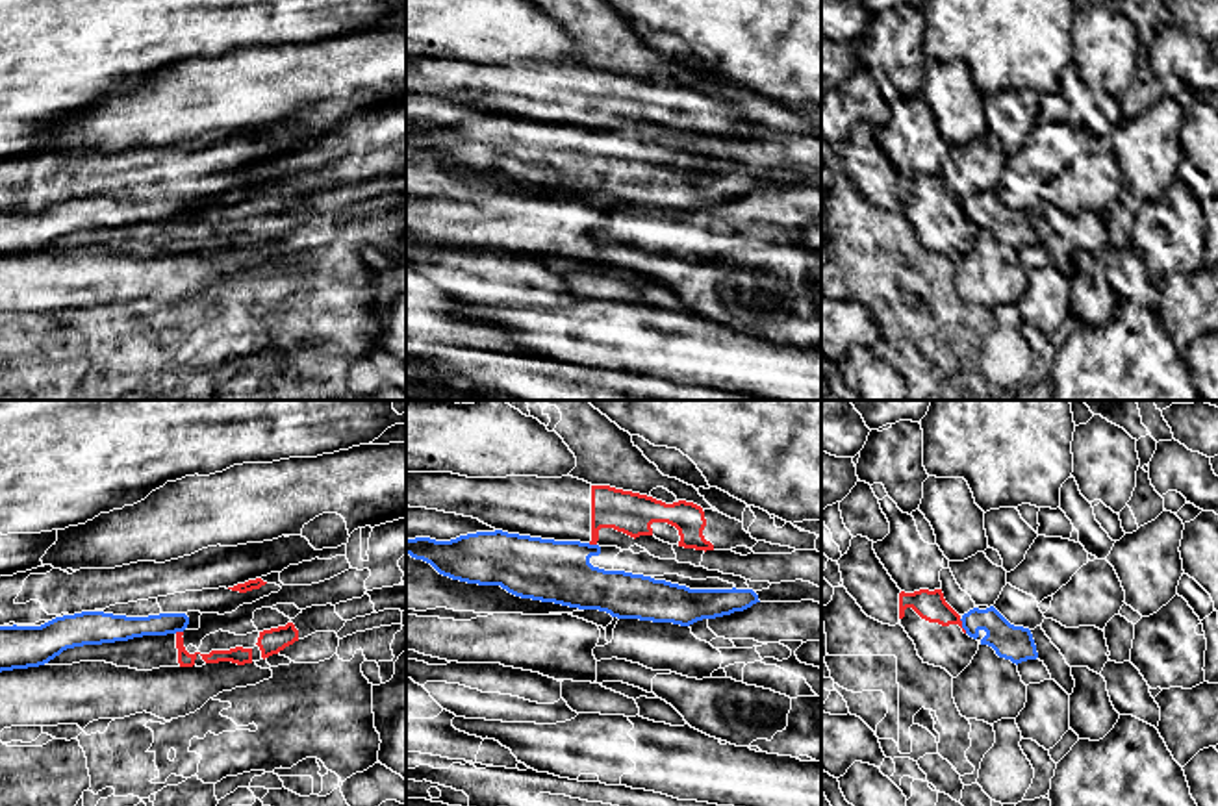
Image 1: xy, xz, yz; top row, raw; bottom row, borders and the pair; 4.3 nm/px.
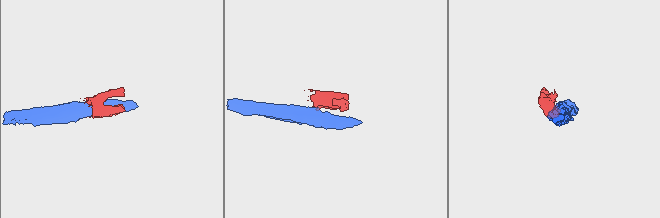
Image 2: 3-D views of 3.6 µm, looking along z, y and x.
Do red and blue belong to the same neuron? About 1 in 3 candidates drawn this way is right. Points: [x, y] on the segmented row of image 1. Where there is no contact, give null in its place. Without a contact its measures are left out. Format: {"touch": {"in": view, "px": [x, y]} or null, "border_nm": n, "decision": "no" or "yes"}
{"touch": {"in": "yz", "px": [961, 627]}, "border_nm": 70, "decision": "no"}

